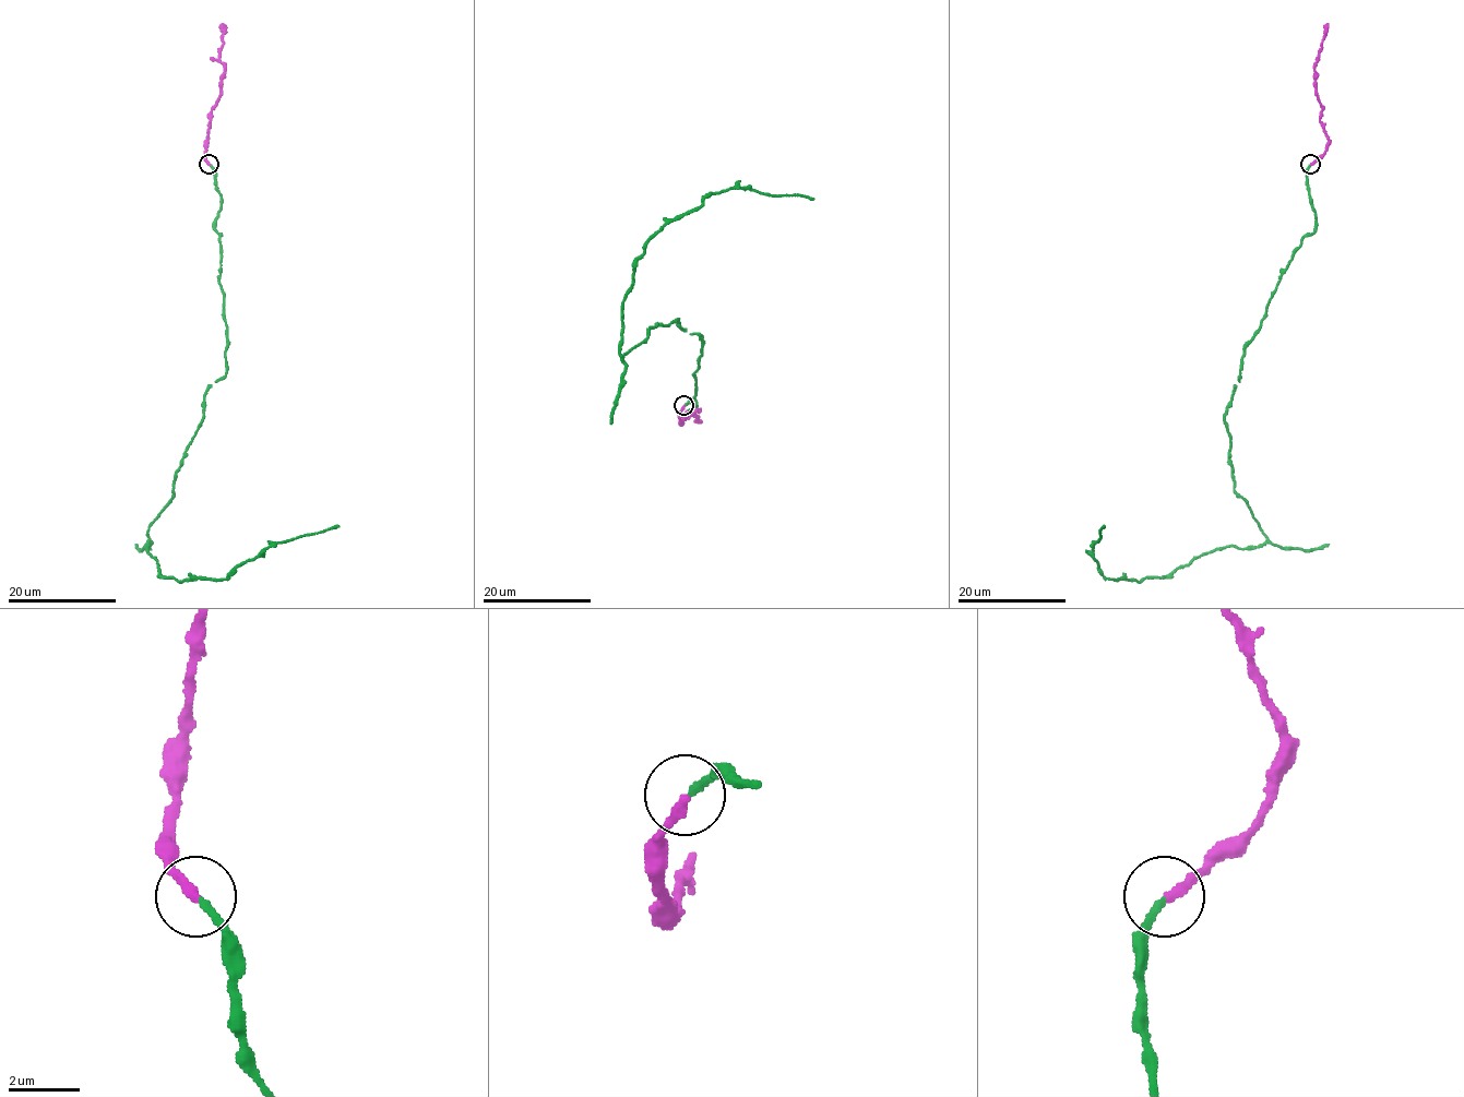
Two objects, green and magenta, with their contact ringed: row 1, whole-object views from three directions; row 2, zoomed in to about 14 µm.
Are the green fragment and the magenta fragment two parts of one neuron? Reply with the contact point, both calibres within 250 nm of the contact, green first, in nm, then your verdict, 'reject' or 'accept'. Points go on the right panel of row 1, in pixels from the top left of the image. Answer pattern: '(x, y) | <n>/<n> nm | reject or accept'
(1310, 164) | 200/280 nm | accept

